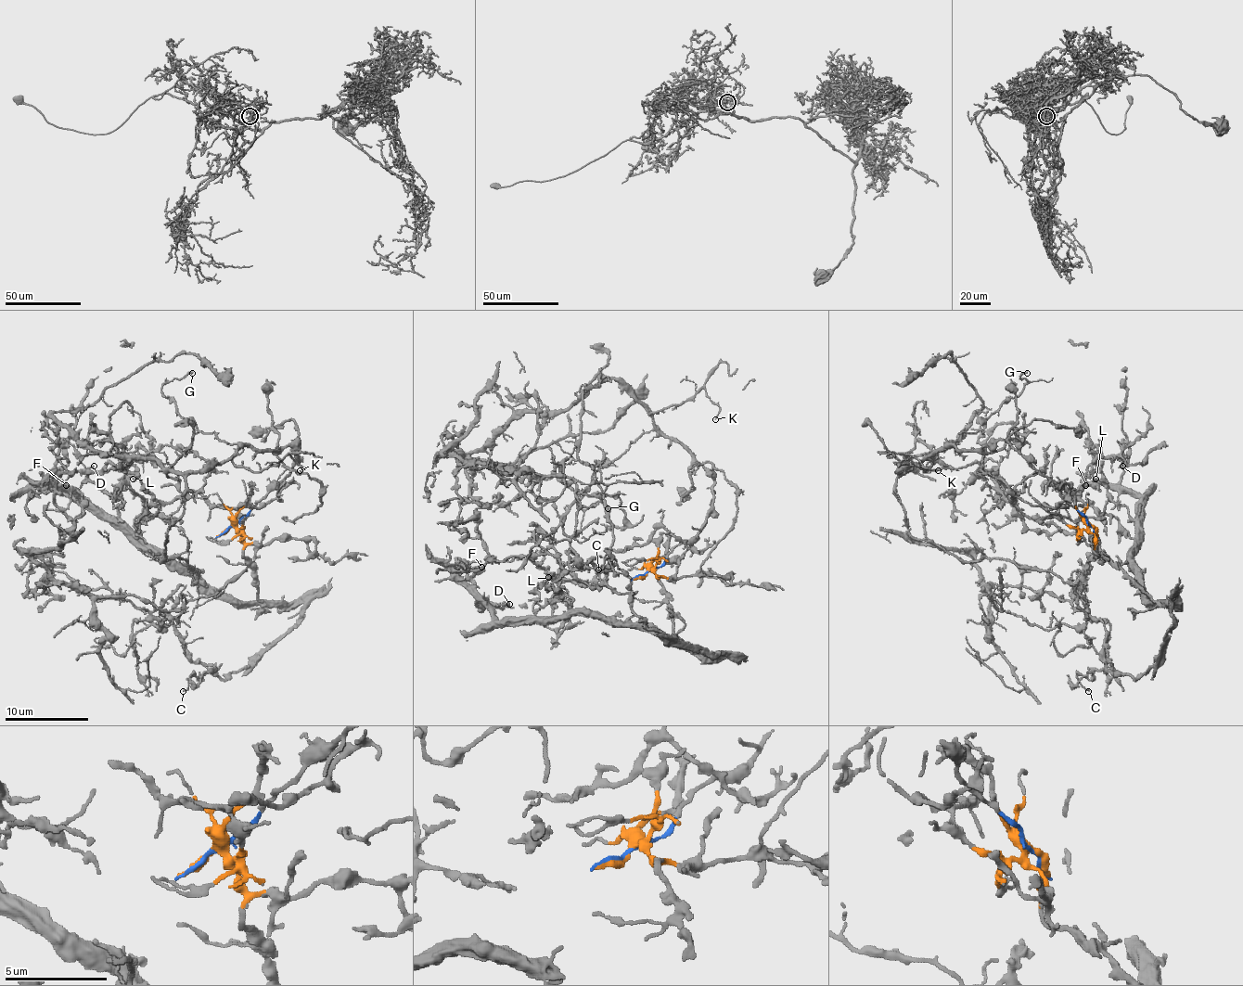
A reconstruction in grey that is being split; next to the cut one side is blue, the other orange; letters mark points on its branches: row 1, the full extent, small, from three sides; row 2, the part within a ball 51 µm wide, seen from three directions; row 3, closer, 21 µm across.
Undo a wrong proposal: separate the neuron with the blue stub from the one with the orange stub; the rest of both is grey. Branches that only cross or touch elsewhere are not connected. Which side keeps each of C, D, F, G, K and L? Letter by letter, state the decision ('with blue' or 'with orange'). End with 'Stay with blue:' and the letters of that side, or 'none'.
C: with orange
D: with orange
F: with orange
G: with blue
K: with blue
L: with orange
Stay with blue: G, K

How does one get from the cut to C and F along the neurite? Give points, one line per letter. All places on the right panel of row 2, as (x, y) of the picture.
C: (1095, 528), (1098, 557), (1155, 601), (1176, 603), (1151, 666), (1134, 679), (1090, 671), (1078, 676), (1088, 691)
F: (1095, 528), (1095, 553), (1153, 601), (1132, 561), (1138, 498), (1092, 471), (1086, 485)

